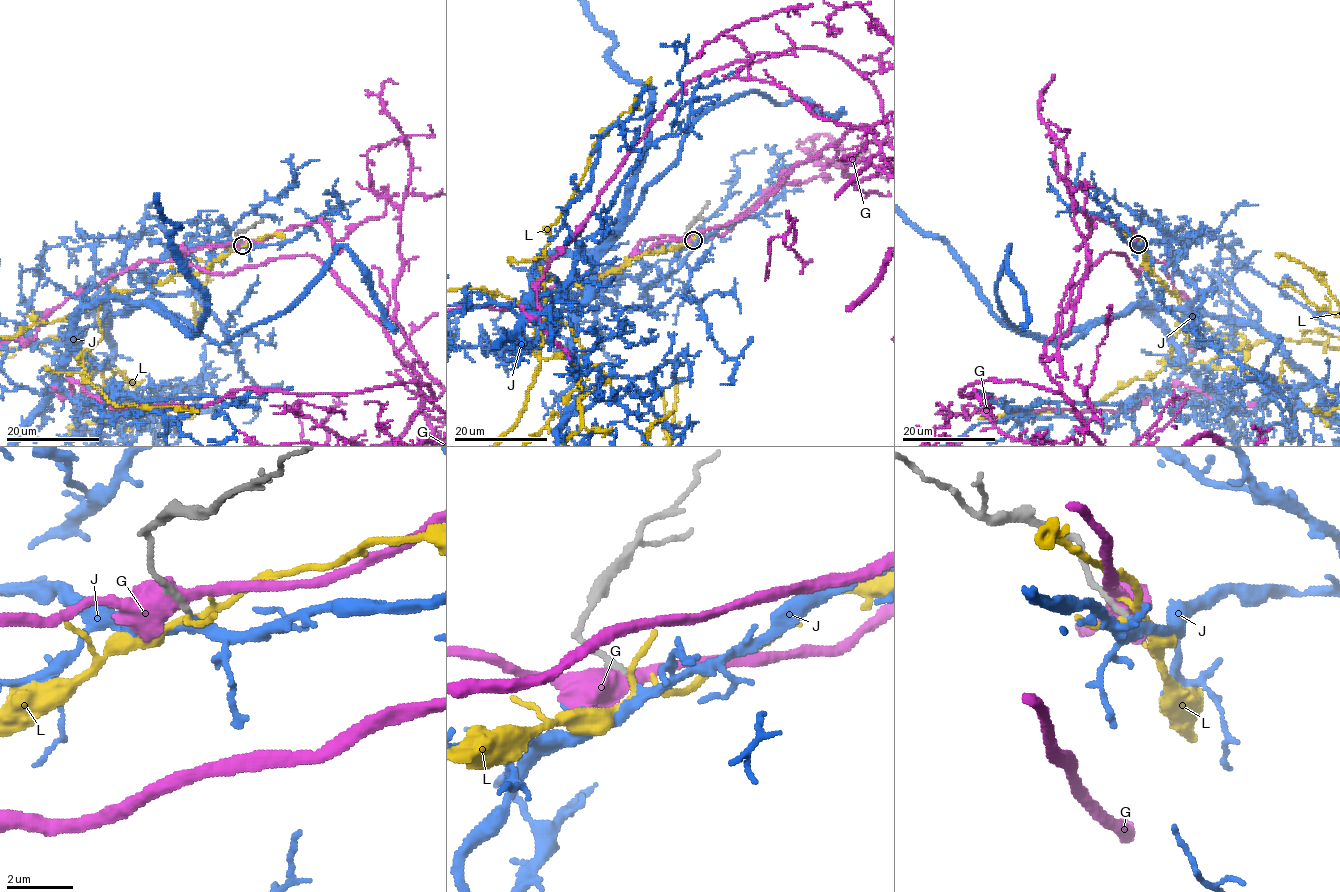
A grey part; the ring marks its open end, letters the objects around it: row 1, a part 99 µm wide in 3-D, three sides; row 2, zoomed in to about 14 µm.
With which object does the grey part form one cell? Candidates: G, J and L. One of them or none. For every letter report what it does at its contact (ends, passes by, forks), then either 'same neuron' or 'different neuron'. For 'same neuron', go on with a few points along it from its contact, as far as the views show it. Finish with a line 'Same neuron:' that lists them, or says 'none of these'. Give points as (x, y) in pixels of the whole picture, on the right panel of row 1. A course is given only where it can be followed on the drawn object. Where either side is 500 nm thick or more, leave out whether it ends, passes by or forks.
G: different neuron
J: it passes by | same neuron
L: it forks | different neuron
Same neuron: J

